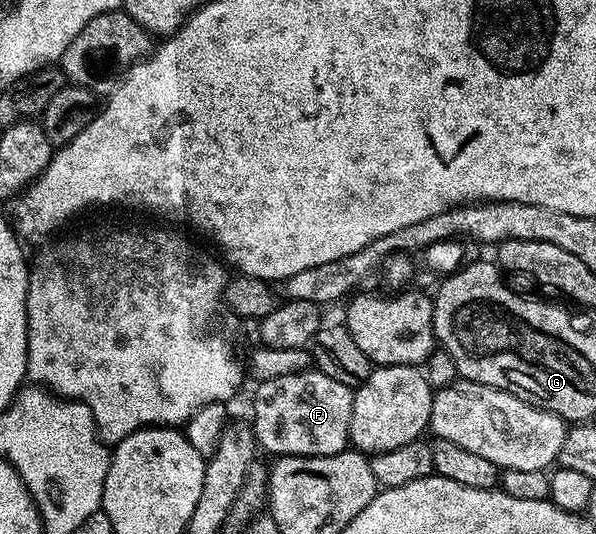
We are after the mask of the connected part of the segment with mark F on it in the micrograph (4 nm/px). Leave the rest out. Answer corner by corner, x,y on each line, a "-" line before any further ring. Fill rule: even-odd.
308,370
261,380
254,386
255,401
251,404
250,419
253,421
256,445
262,451
264,448
272,452
275,458
328,456
348,451
355,397
352,385
337,382
337,378
329,378
329,374
324,372

